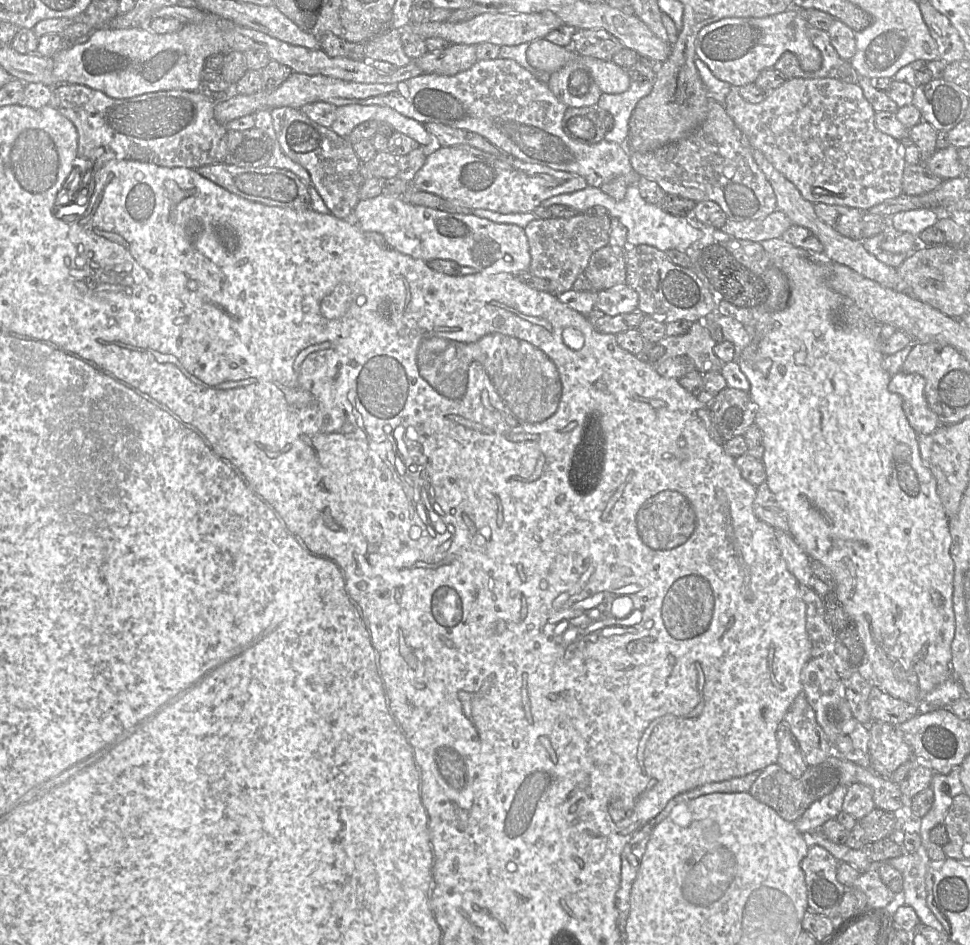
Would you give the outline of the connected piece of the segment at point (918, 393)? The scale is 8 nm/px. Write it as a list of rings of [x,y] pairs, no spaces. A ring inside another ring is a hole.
[[[898,372],[888,384],[892,393],[902,398],[902,408],[910,426],[918,435],[928,435],[942,426],[938,416],[929,408],[925,394],[926,381],[916,373]]]

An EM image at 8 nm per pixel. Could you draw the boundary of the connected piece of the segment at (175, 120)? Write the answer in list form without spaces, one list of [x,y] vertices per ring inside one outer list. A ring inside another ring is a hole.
[[[58,84],[55,87],[52,87],[52,96],[49,101],[49,106],[68,118],[76,127],[78,132],[78,149],[77,149],[77,156],[78,156],[78,164],[80,165],[80,169],[76,169],[76,172],[73,174],[73,179],[68,179],[66,181],[66,188],[63,188],[61,191],[58,192],[58,197],[55,199],[53,206],[52,206],[52,215],[58,219],[74,219],[79,217],[89,209],[89,201],[90,197],[86,197],[86,200],[82,201],[81,196],[81,187],[89,187],[88,192],[89,196],[94,194],[94,179],[93,176],[95,173],[104,165],[106,162],[110,160],[136,160],[146,163],[153,163],[159,166],[165,167],[186,167],[186,168],[199,168],[204,165],[214,164],[214,163],[223,163],[227,154],[227,133],[228,130],[225,125],[220,124],[214,117],[214,107],[215,97],[205,91],[205,90],[198,90],[198,91],[185,91],[185,90],[166,90],[166,91],[158,91],[158,92],[150,92],[146,94],[142,94],[139,96],[134,96],[131,98],[124,98],[124,99],[115,99],[107,96],[105,93],[99,90],[95,90],[89,88],[88,86],[81,85],[81,84]]]

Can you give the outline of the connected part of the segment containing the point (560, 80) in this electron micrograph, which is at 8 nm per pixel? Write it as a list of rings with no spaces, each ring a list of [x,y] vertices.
[[[570,61],[551,73],[548,86],[570,108],[597,105],[602,94],[592,73],[581,61]]]

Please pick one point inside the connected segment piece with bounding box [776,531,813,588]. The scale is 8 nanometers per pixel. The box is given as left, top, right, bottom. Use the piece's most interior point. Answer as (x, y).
(798, 562)

